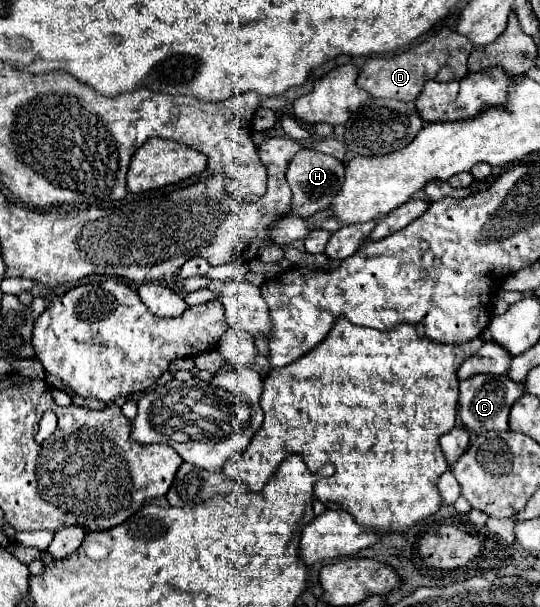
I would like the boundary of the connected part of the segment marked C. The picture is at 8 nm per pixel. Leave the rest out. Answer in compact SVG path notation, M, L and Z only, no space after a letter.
M479 374L467 380L459 382L459 418L461 424L469 430L469 432L505 432L509 430L507 418L509 418L509 410L513 406L513 402L523 394L523 384L517 384L513 380L509 380L507 376L489 376L489 374Z

